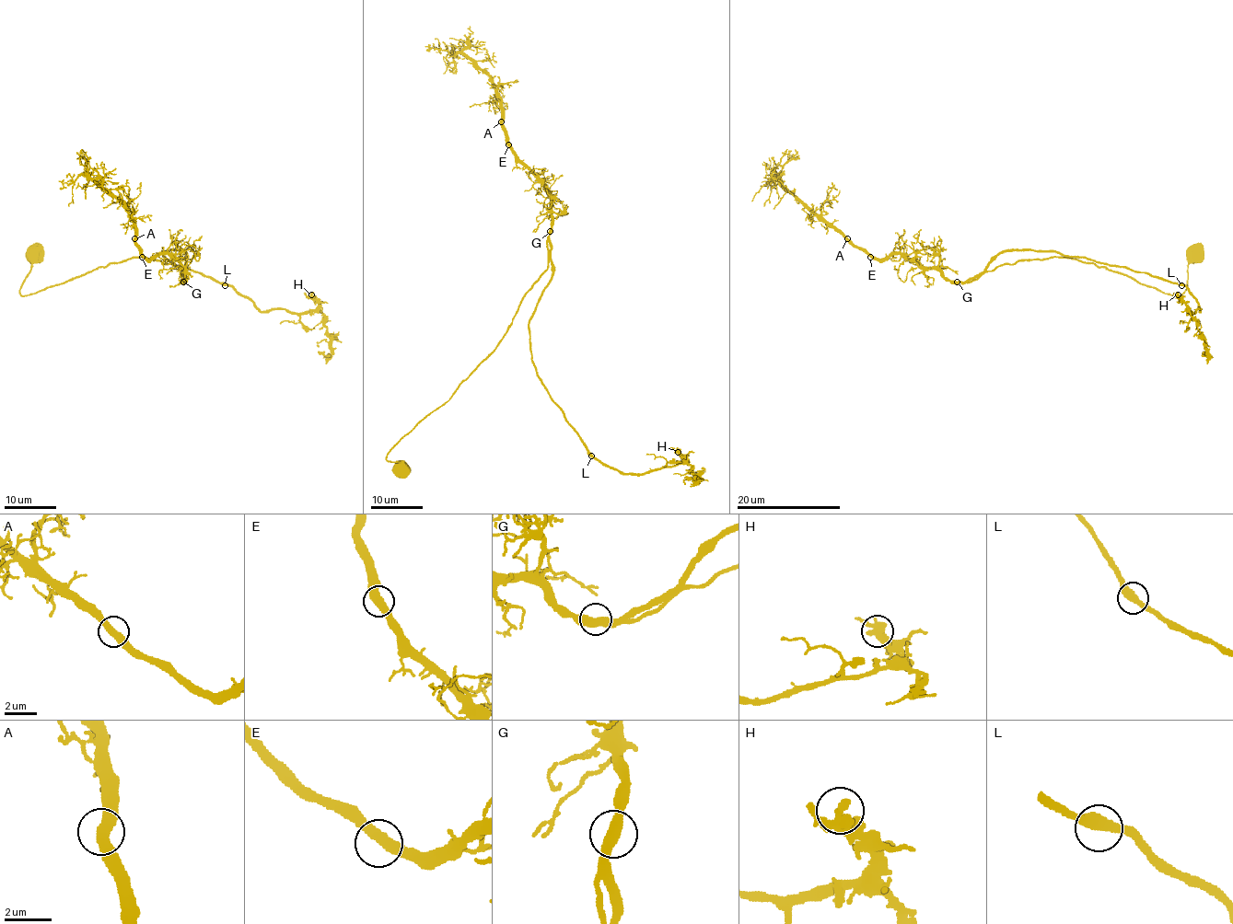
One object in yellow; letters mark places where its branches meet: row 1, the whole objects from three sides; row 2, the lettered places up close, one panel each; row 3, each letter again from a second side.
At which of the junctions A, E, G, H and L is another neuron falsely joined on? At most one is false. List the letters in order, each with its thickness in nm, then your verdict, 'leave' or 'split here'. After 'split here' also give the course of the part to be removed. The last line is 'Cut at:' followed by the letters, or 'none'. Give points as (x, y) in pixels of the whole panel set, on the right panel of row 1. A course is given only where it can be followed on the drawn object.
A: 440 nm thick; leave
E: 440 nm thick; leave
G: 440 nm thick; leave
H: 440 nm thick; leave
L: 440 nm thick; leave
Cut at: none

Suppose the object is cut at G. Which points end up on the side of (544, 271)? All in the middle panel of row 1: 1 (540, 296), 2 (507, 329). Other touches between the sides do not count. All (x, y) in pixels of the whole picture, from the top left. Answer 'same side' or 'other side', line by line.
1: other side
2: same side

